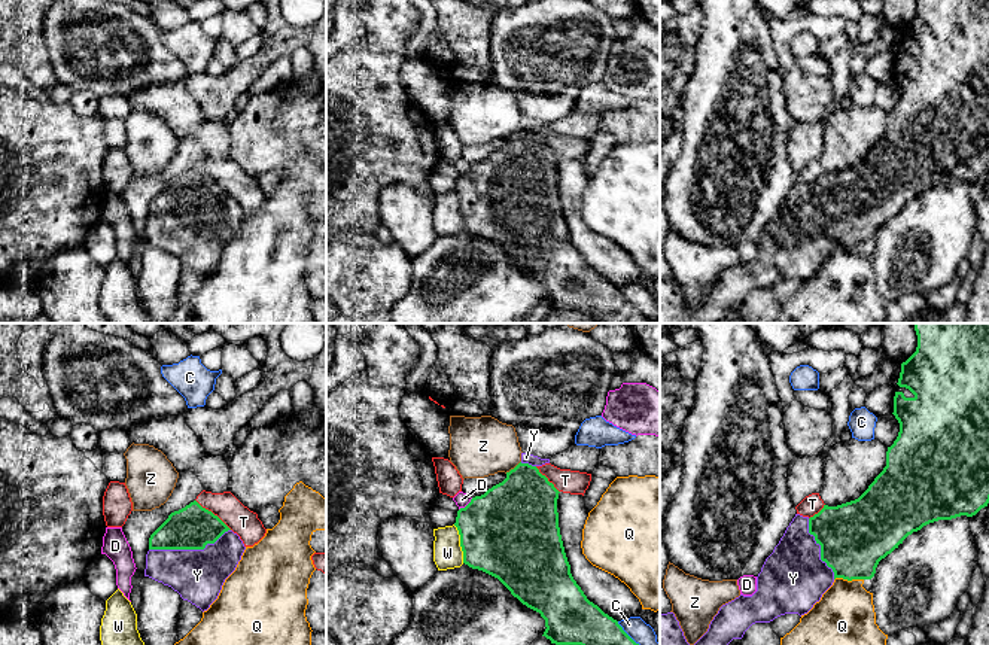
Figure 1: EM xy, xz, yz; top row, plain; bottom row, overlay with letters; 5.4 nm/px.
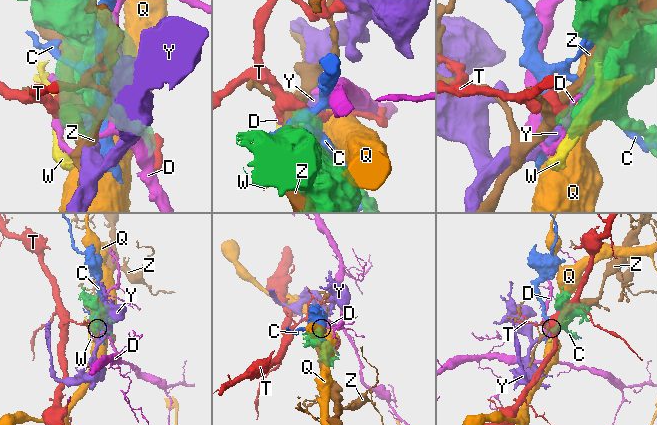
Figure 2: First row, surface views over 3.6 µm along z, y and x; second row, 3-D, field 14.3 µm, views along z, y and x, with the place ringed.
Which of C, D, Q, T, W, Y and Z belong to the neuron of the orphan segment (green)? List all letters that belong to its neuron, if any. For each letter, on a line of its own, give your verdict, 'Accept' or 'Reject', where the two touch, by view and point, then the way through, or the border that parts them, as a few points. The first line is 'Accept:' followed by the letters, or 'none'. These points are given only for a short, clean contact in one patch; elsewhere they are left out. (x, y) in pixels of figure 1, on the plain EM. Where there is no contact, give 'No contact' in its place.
Accept: Y
C: Reject. Touches green at xz (633, 307)
D: Reject. Touches green at xz (466, 172)
Q: Reject. Touches green at yz (848, 246). Boundary: yz (863, 245), (834, 246)
T: Reject. Touches green at xy (212, 179). Boundary: xy (195, 166), (231, 195)
W: Reject. Touches green at xz (460, 210)
Y: Accept. Touches green at xy (189, 215)
Z: Reject. Touches green at xz (514, 134)

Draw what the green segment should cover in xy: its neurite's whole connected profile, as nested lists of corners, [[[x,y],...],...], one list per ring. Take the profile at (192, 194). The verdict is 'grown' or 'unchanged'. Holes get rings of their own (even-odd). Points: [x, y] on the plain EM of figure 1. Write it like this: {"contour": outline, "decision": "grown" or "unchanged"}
{"contour": [[[194,167],[171,179],[150,201],[144,243],[171,253],[204,279],[244,216],[237,200]]], "decision": "grown"}

